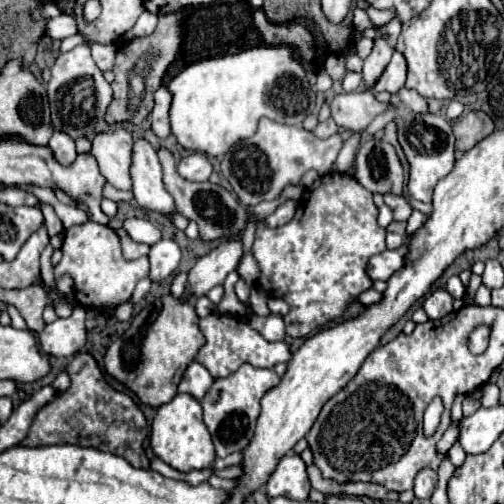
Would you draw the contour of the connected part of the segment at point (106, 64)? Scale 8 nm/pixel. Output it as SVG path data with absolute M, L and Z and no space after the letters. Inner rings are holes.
M93 44L93 60L101 70L111 70L113 68L115 54L117 54L117 46L115 44L109 44L109 46Z

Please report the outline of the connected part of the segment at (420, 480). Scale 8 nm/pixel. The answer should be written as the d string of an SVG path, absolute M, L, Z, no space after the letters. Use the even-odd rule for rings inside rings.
M425 468L415 476L415 496L417 498L431 498L435 486L437 486L437 472L431 468Z

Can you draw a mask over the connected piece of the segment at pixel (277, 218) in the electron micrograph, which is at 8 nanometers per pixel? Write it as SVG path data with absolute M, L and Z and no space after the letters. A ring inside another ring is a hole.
M285 200L271 216L267 216L265 218L265 222L267 222L267 226L283 226L283 224L287 224L291 218L293 218L293 214L295 214L295 208L297 208L297 202L295 200Z

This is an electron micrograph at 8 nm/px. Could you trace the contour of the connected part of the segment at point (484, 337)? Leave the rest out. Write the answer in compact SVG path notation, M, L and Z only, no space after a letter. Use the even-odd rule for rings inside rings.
M479 326L469 336L469 350L473 350L473 354L483 354L487 342L489 342L489 328L487 326Z

